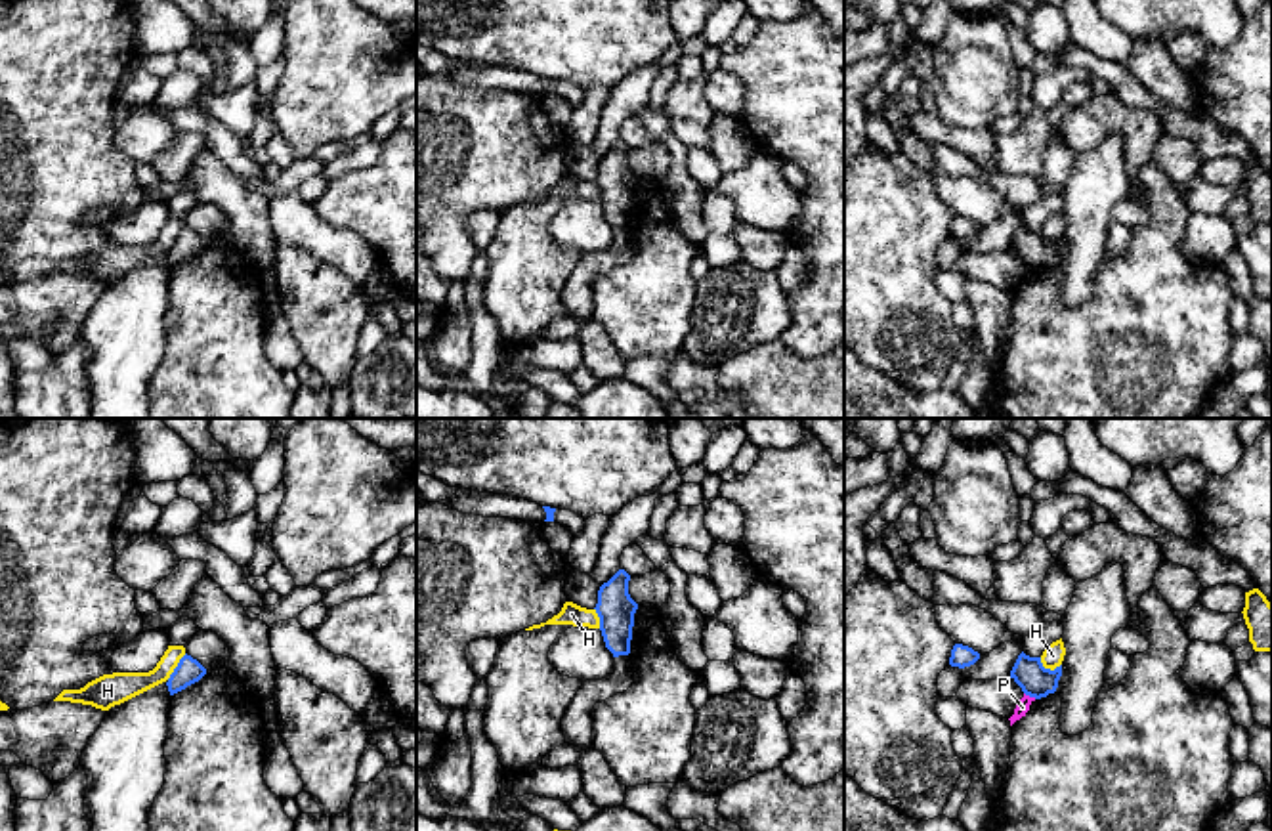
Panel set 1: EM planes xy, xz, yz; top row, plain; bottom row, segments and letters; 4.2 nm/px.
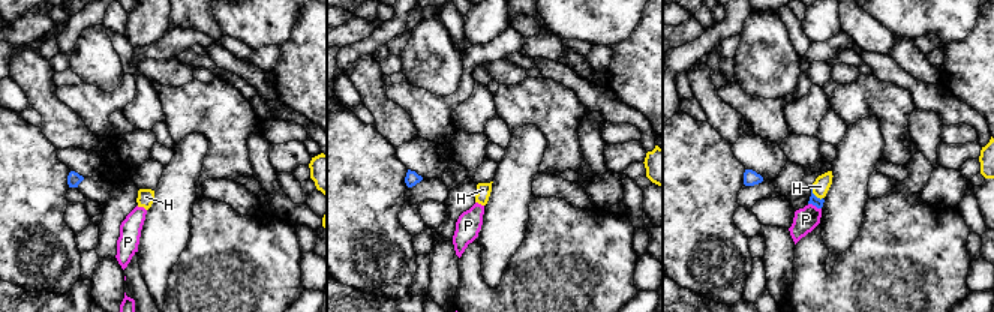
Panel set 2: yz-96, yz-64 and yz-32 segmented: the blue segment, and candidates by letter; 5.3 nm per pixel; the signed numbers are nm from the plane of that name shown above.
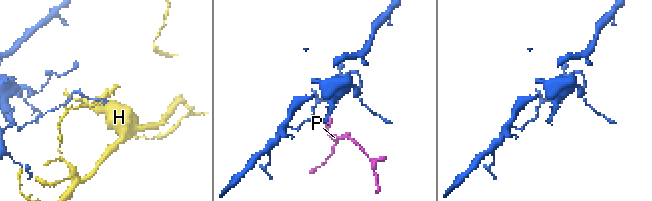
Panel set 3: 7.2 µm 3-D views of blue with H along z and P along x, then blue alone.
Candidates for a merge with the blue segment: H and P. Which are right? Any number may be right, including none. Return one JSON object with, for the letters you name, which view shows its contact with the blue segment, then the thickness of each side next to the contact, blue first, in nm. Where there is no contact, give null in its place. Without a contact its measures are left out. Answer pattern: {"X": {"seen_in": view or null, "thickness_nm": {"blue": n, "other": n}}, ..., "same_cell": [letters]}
{"same_cell": []}

